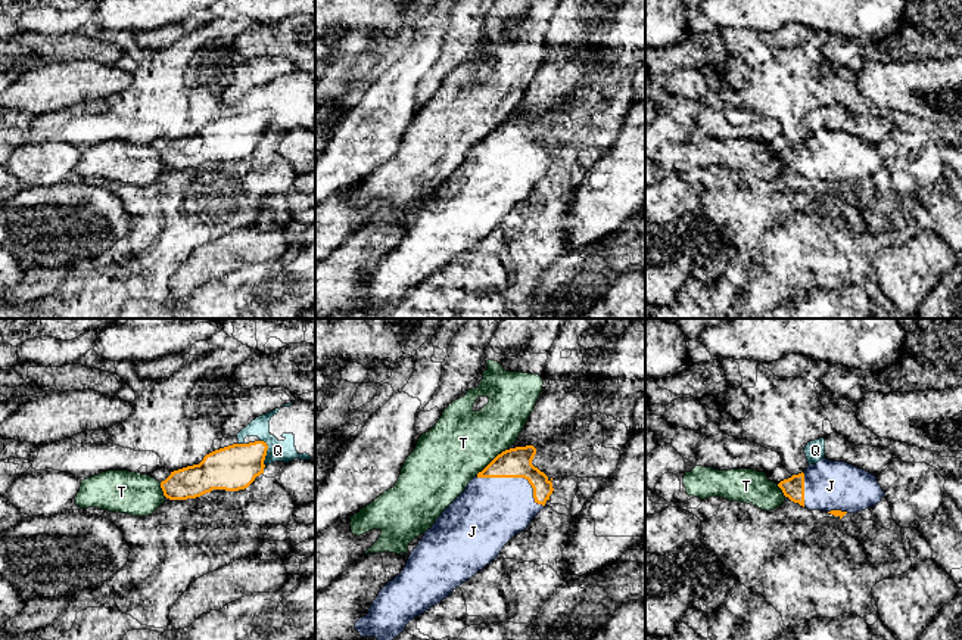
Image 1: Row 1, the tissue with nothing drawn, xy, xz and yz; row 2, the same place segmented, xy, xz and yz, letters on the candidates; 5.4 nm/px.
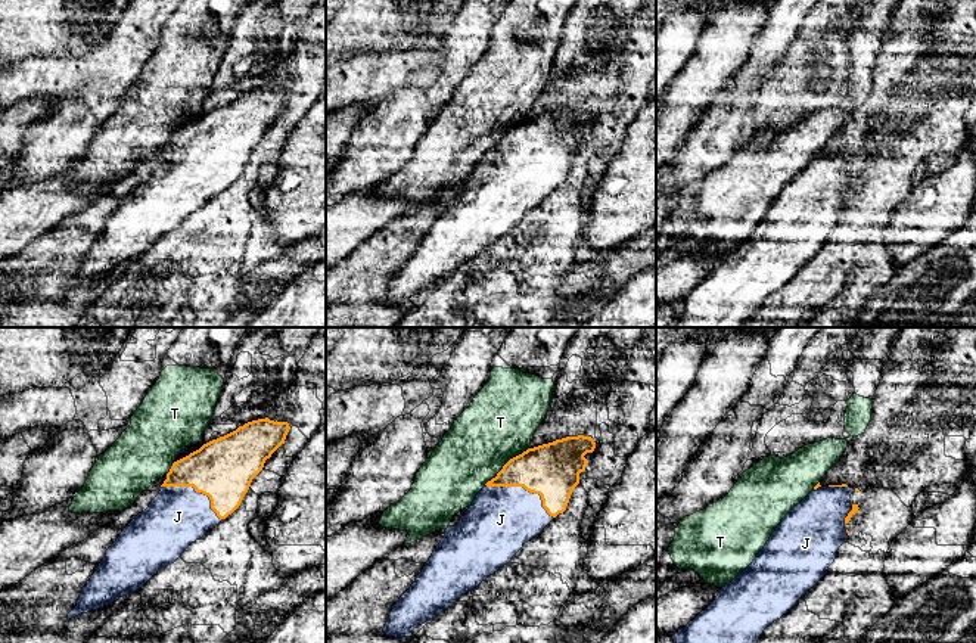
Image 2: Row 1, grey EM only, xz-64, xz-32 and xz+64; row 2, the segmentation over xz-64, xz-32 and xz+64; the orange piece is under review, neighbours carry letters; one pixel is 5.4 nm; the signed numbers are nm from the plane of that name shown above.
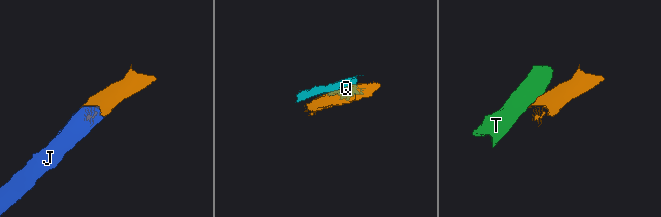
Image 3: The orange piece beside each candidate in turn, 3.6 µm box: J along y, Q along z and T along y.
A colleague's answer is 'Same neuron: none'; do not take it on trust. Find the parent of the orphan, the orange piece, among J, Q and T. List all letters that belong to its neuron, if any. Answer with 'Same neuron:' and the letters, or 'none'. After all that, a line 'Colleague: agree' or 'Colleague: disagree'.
Same neuron: J
Colleague: disagree

